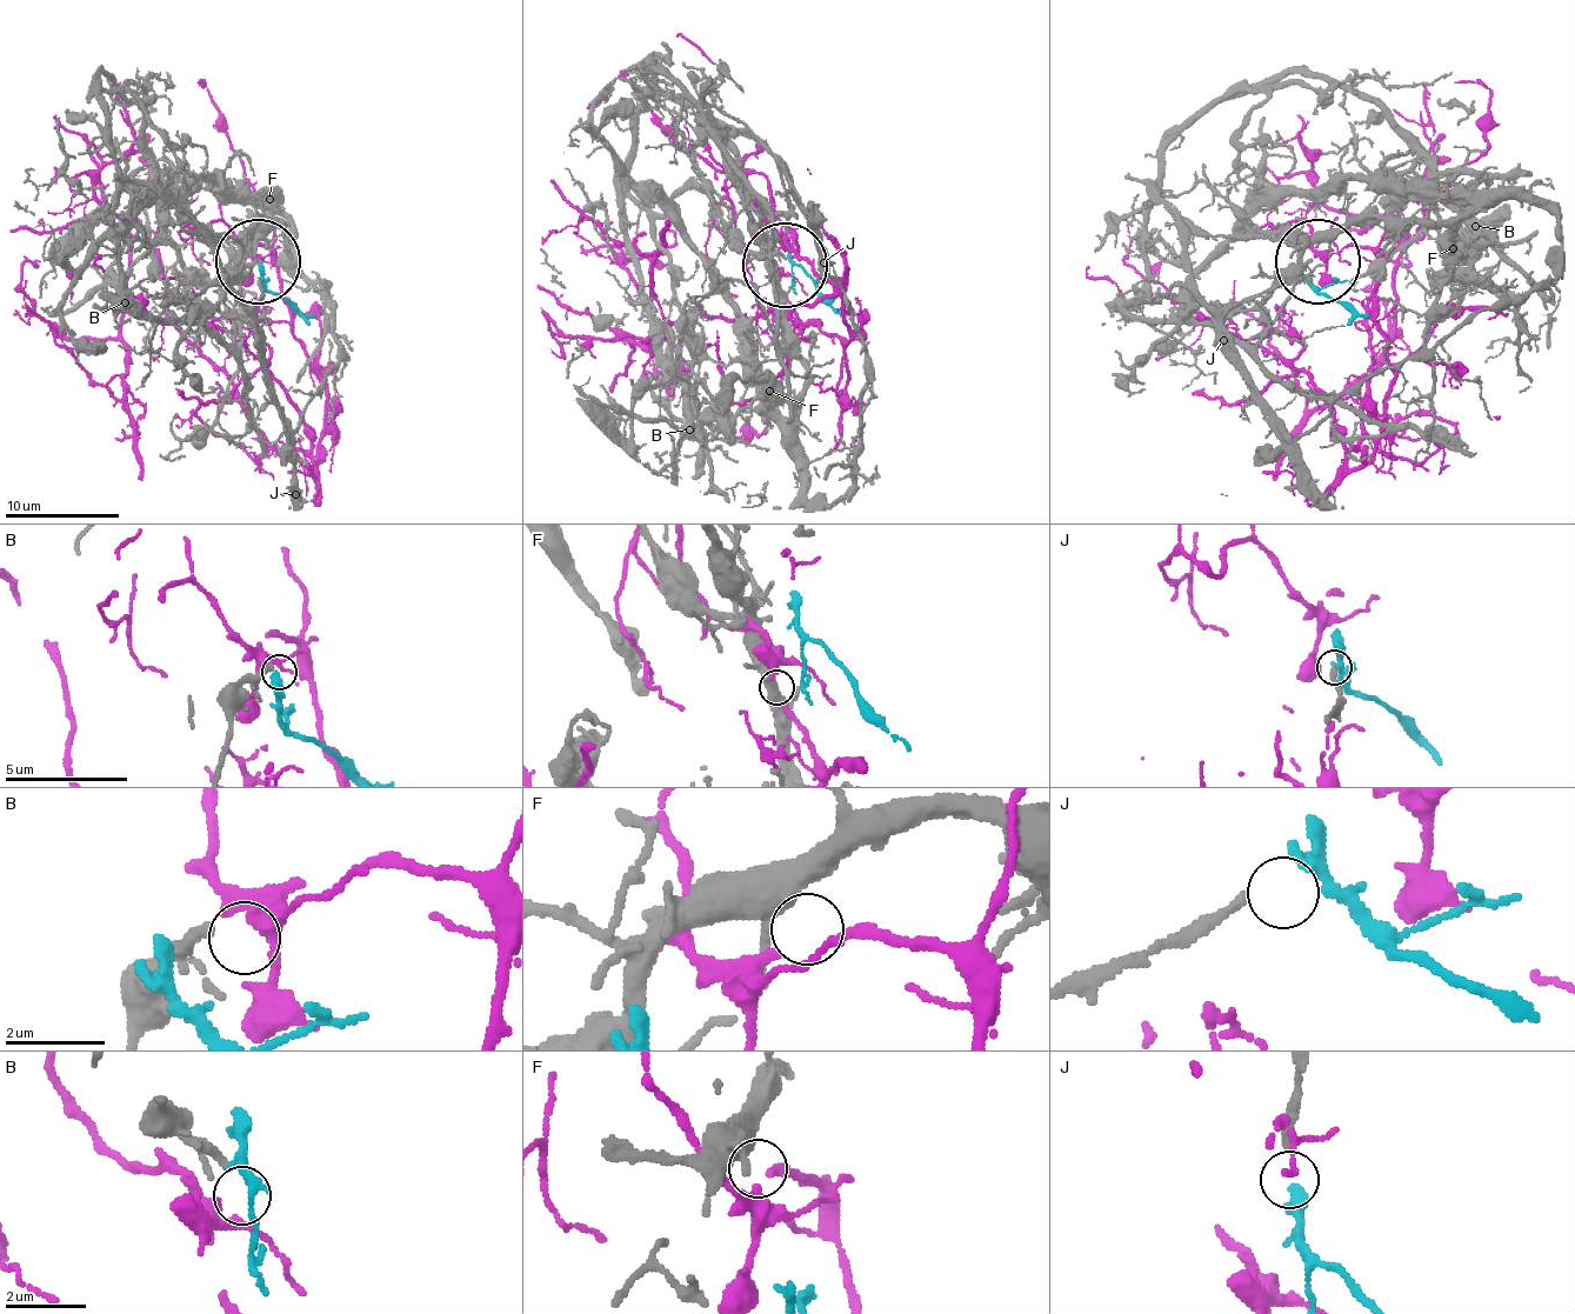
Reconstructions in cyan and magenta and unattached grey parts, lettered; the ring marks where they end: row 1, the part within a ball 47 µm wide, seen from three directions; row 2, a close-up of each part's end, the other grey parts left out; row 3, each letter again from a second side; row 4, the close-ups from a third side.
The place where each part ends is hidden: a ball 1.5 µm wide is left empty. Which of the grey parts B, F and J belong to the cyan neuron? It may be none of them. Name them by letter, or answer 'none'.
none

